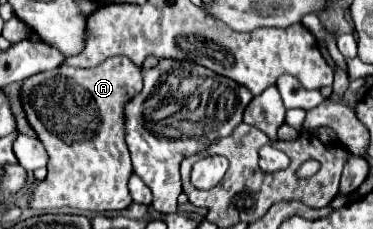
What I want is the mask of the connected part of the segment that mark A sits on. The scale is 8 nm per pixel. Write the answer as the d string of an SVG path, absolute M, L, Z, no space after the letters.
M125 56L107 58L89 70L63 64L23 80L21 104L25 118L49 154L49 174L33 188L27 208L71 206L91 212L113 212L131 204L127 180L133 168L123 140L123 106L139 86L141 68L135 68Z

